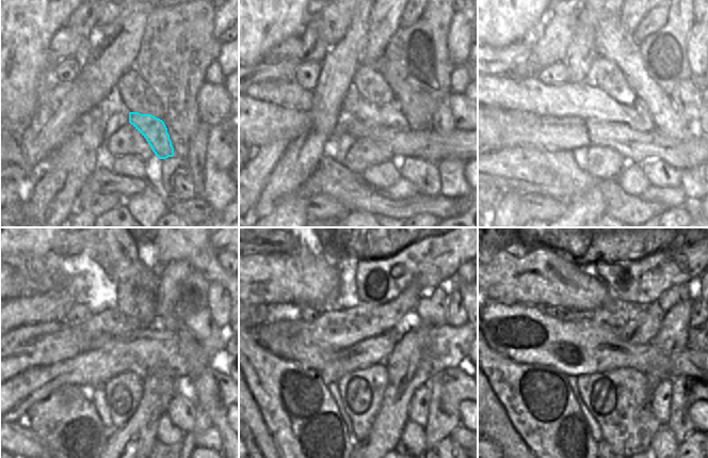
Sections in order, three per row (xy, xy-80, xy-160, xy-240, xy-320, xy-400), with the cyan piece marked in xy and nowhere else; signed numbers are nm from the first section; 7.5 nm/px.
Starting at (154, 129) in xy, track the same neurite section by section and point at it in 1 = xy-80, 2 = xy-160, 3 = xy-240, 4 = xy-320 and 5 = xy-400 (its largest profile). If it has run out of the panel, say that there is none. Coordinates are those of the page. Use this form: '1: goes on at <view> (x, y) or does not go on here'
1: goes on at xy-80 (390, 115)
2: goes on at xy-160 (580, 99)
3: goes on at xy-240 (155, 347)
4: goes on at xy-320 (447, 346)
5: goes on at xy-400 (694, 334)

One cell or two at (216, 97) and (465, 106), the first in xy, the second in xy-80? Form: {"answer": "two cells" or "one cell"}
{"answer": "one cell"}

